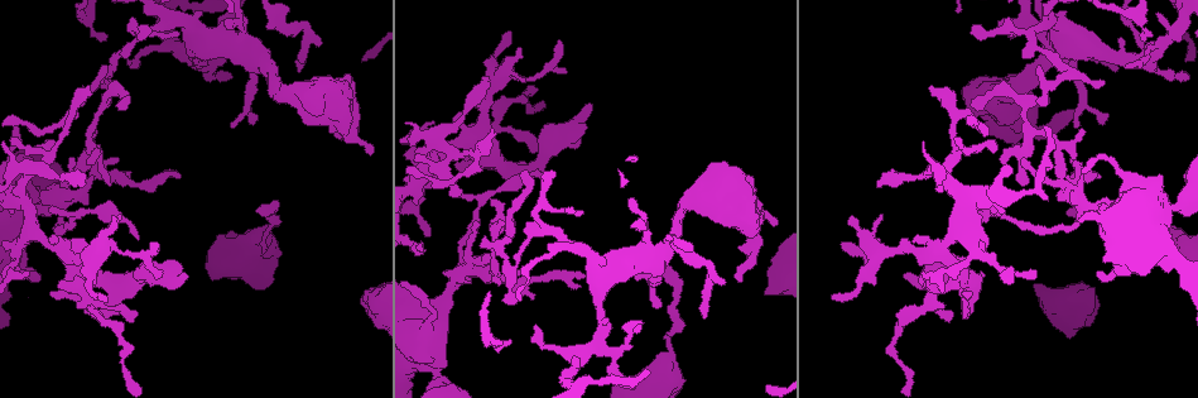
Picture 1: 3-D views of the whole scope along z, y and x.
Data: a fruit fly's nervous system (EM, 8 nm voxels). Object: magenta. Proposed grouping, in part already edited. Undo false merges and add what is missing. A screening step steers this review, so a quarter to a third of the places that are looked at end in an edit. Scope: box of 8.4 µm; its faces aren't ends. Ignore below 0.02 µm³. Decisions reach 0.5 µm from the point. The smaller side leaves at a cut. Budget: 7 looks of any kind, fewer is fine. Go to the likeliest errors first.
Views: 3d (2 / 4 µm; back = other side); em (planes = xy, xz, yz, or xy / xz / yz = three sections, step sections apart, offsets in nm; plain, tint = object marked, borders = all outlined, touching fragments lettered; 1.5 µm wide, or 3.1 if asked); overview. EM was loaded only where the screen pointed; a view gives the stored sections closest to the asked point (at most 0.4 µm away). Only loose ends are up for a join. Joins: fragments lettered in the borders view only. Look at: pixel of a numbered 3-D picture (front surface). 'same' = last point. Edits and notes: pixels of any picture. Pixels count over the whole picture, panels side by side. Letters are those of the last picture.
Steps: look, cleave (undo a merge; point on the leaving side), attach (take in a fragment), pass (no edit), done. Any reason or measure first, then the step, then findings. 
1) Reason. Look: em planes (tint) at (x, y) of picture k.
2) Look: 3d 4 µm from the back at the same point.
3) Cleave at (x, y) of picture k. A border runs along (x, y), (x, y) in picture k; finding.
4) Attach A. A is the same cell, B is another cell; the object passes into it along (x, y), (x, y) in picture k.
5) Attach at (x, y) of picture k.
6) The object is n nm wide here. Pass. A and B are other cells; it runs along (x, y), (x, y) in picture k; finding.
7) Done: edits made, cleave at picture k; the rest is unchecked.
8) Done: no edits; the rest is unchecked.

End of a long branch. Look: 3d 2 µm at (705, 319) of picture 1.

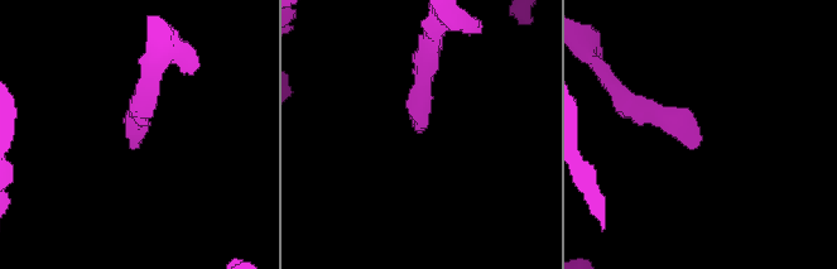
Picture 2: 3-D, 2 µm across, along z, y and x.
Look: em xz step 8 (tint) at (698, 143) of picture 2.

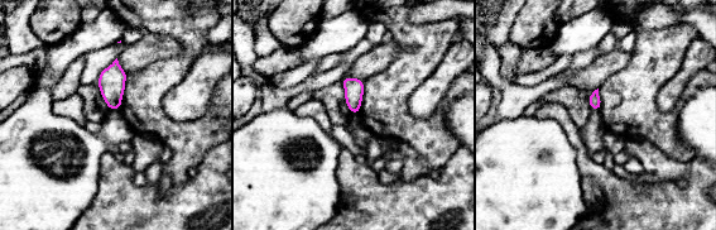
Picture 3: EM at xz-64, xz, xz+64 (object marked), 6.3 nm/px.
Look: em planes (borders) at the same point.

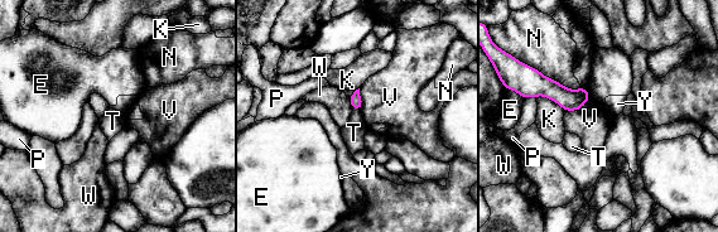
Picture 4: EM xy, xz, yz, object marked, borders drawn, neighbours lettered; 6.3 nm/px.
The longest contact is with N, 400 nm. Pass. E, K, N, P, T, V, W and Y are other cells; a border runs along (353, 109), (360, 111) in picture 4; no lettered fragment goes on from it.

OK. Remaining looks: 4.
Thin end. Look: 3d 4 µm from the back at (180, 178) of picture 1.

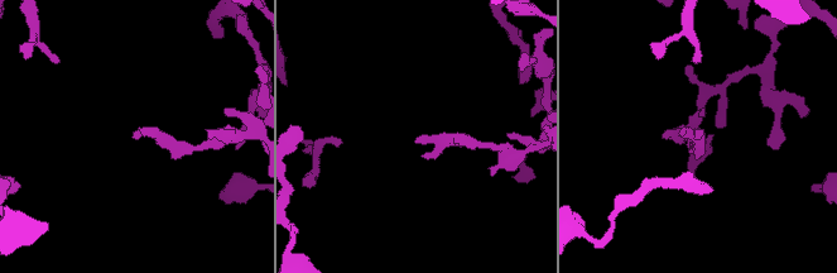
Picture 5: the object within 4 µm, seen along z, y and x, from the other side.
Now the EM. Look: em planes (borders) at (693, 138) of picture 5.

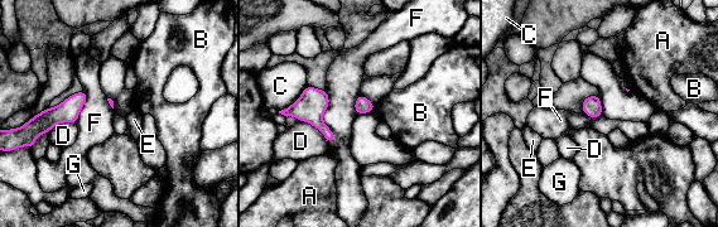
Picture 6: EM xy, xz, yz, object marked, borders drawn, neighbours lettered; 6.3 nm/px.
The longest contact is with F, 360 nm. Pass. A, B, C, D, E, F and G are other cells; no lettered fragment goes on from it.

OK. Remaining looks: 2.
Done: no edits; the rest is unchecked.

